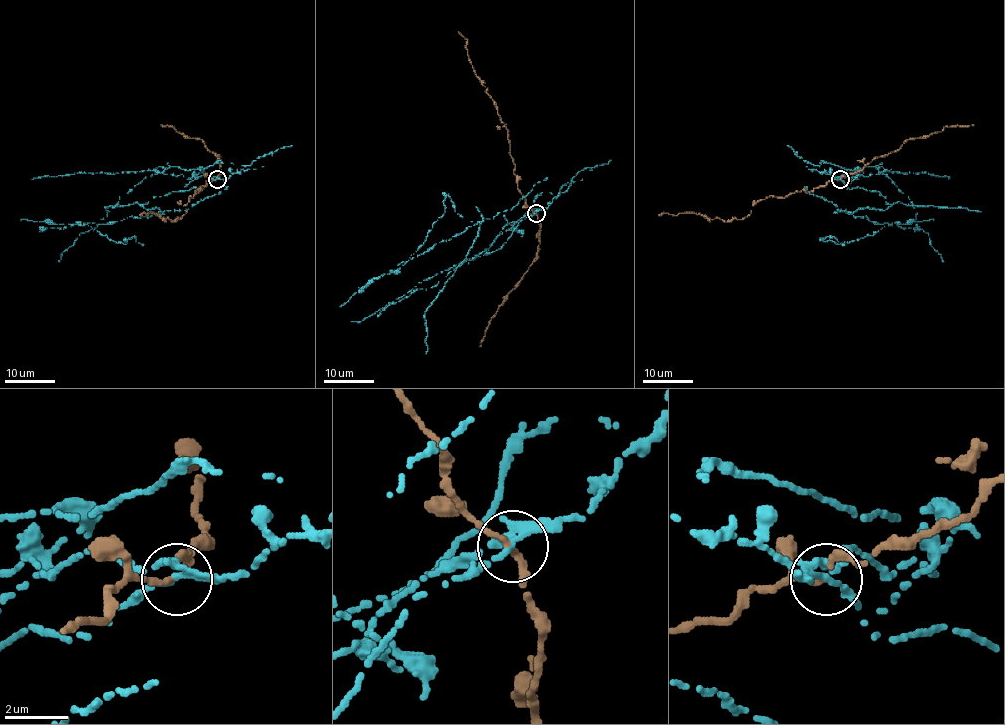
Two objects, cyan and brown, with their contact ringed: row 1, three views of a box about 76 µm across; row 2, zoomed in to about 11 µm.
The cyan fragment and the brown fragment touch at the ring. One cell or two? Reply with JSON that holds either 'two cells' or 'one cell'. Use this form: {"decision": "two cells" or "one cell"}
{"decision": "two cells"}

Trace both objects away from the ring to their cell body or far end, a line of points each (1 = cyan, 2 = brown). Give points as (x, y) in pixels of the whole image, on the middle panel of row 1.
1: (536, 212), (491, 252), (461, 262), (478, 222), (410, 257), (443, 214), (447, 195), (462, 217)
2: (535, 212), (517, 188), (505, 124), (486, 91), (487, 88), (473, 69), (466, 49), (467, 40), (458, 31)

